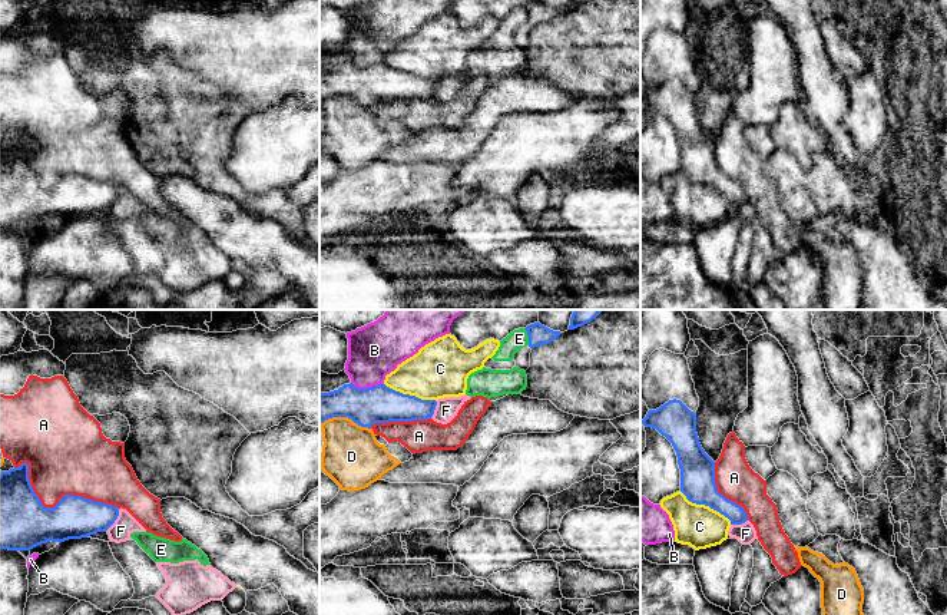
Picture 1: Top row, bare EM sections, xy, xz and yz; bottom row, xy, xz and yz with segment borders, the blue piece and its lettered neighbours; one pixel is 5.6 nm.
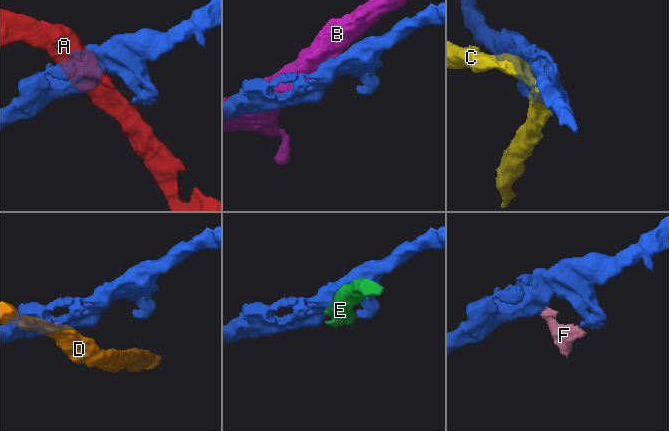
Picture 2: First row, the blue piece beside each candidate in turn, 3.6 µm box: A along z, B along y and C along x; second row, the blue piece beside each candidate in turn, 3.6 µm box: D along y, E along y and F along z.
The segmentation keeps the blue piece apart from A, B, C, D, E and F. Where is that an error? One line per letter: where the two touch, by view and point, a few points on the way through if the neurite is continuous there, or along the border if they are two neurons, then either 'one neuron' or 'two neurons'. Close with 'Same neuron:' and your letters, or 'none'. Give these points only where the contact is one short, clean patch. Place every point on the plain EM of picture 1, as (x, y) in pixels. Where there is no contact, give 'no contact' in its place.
A: contact xy (56, 184); two neurons
B: contact xz (368, 66); border xz (351, 60), (358, 66), (383, 63); two neurons
C: contact yz (707, 184); two neurons
D: contact xz (345, 95); two neurons
E: contact xz (529, 16); two neurons
F: contact xy (116, 197); border xy (119, 188), (118, 197), (106, 208); two neurons
Same neuron: none

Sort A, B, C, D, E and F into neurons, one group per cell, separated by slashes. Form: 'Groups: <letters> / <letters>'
Groups: A / B / C / D / E F

